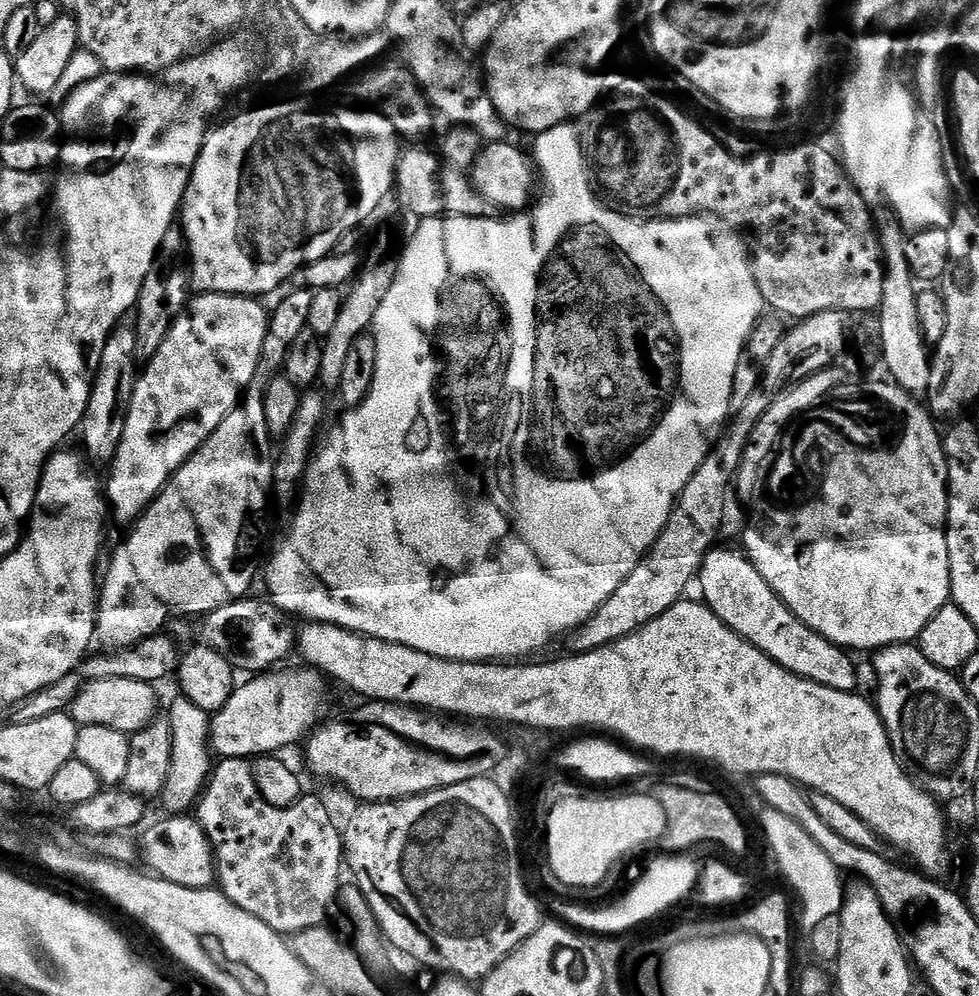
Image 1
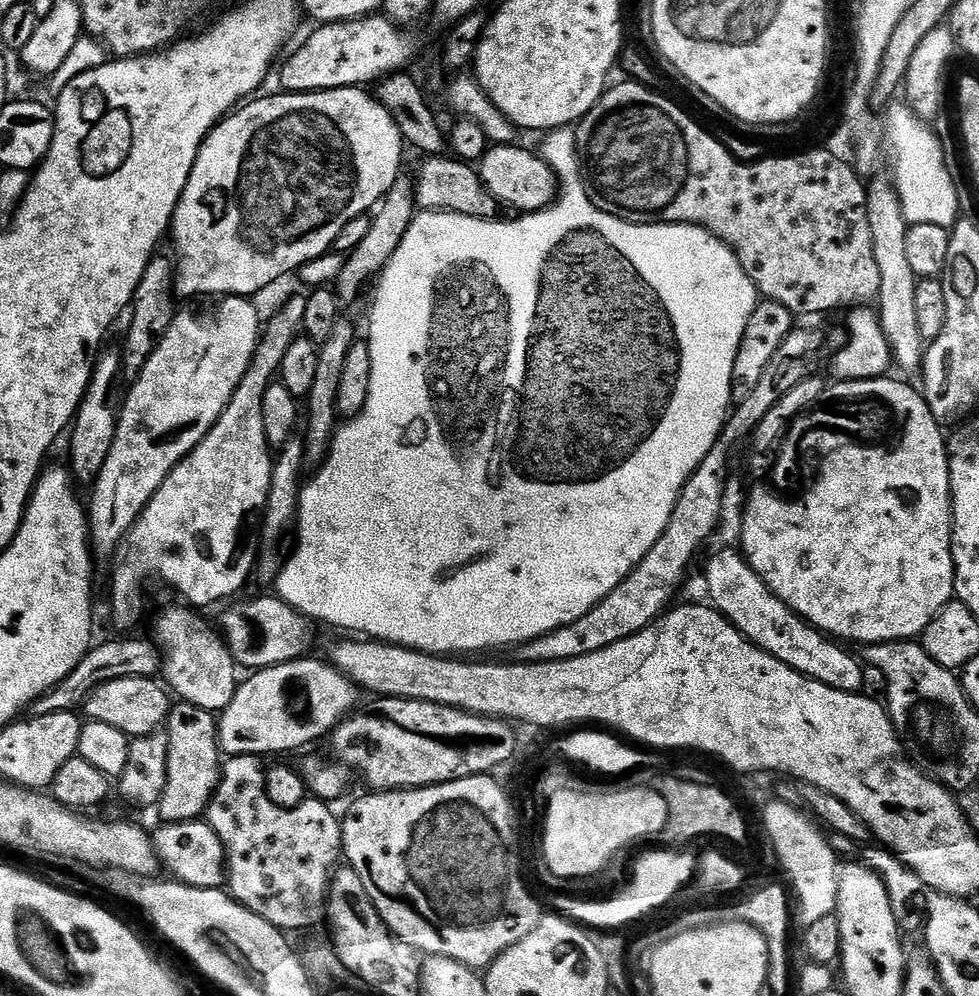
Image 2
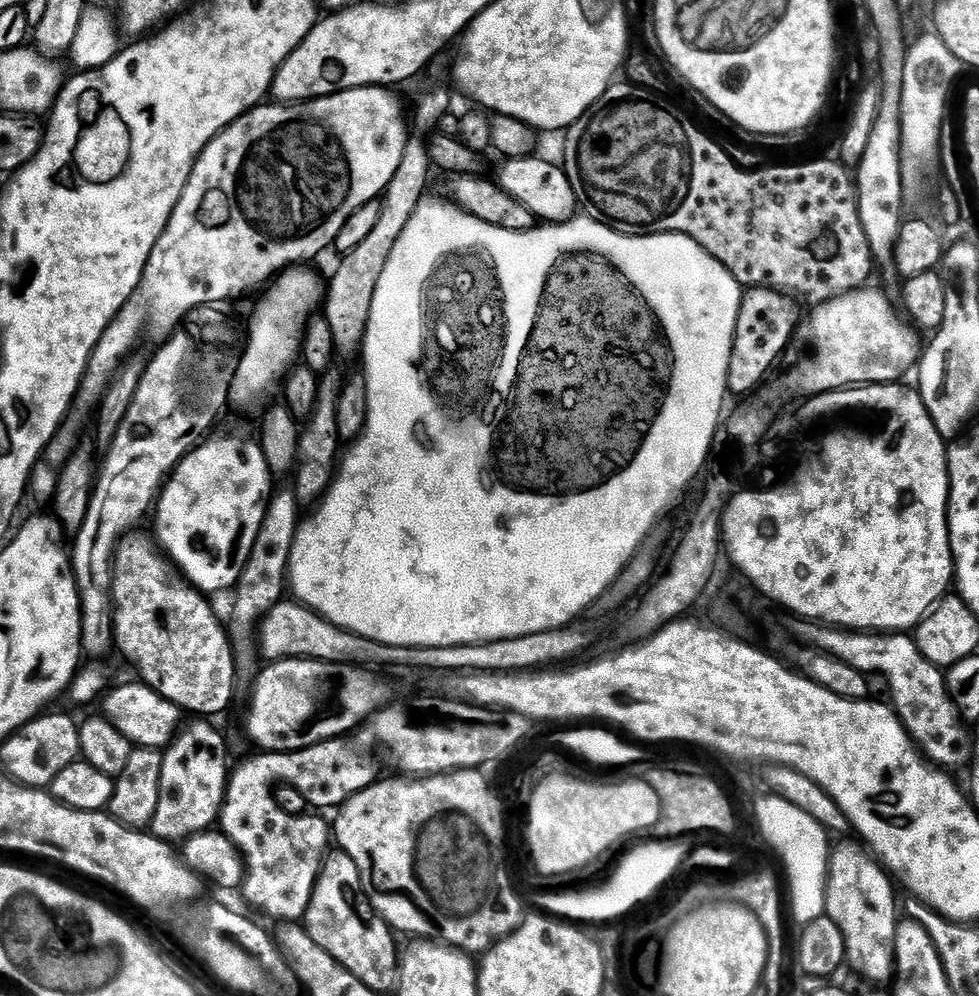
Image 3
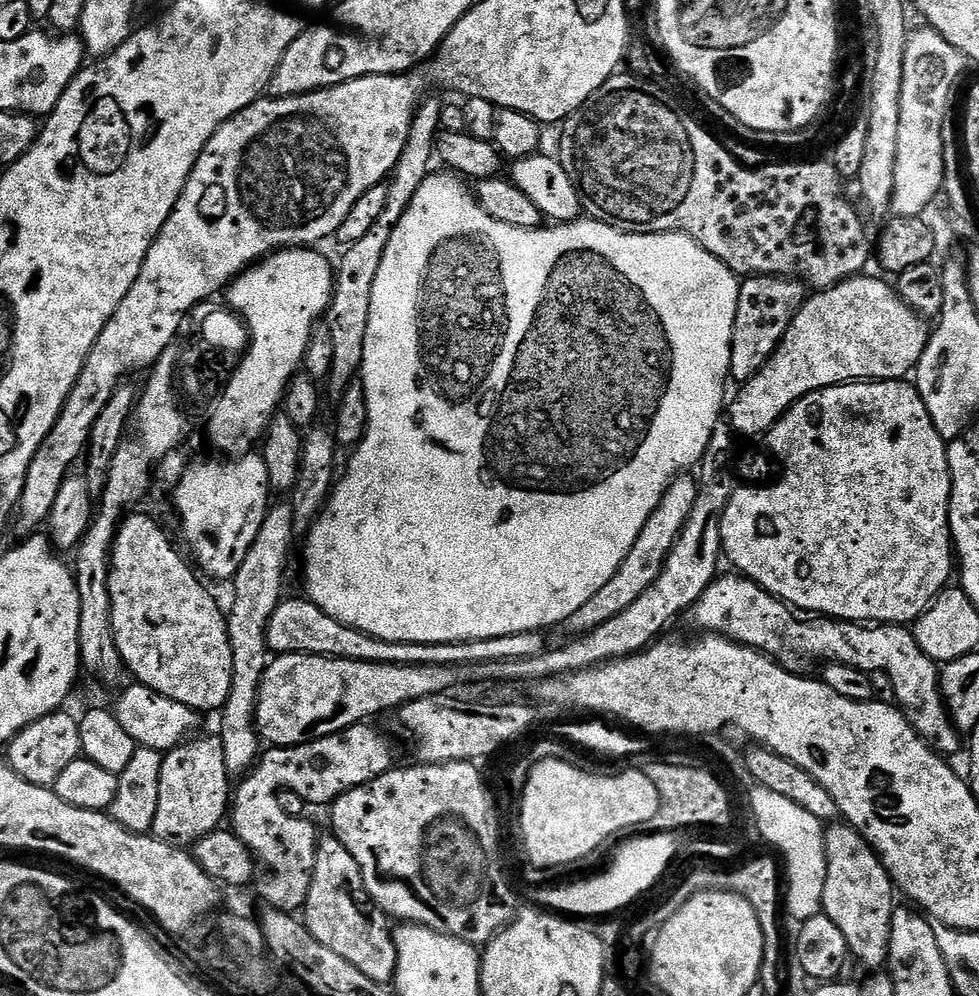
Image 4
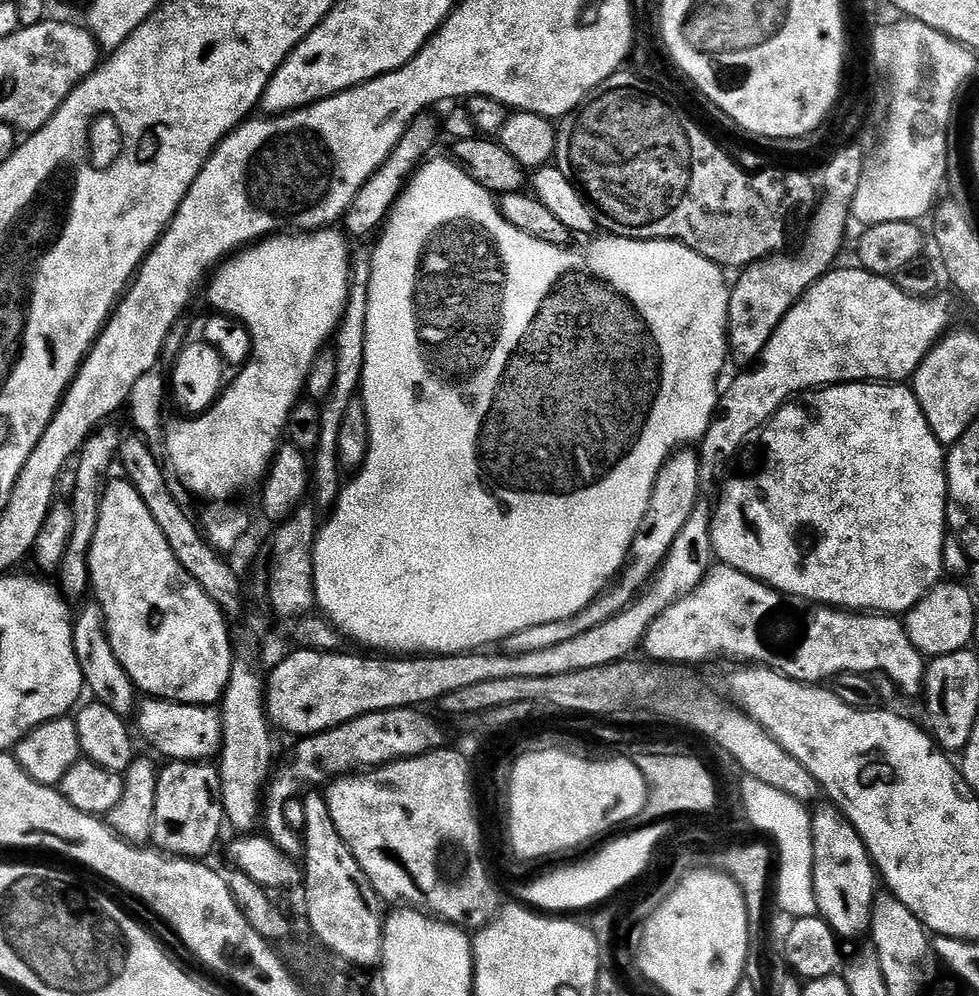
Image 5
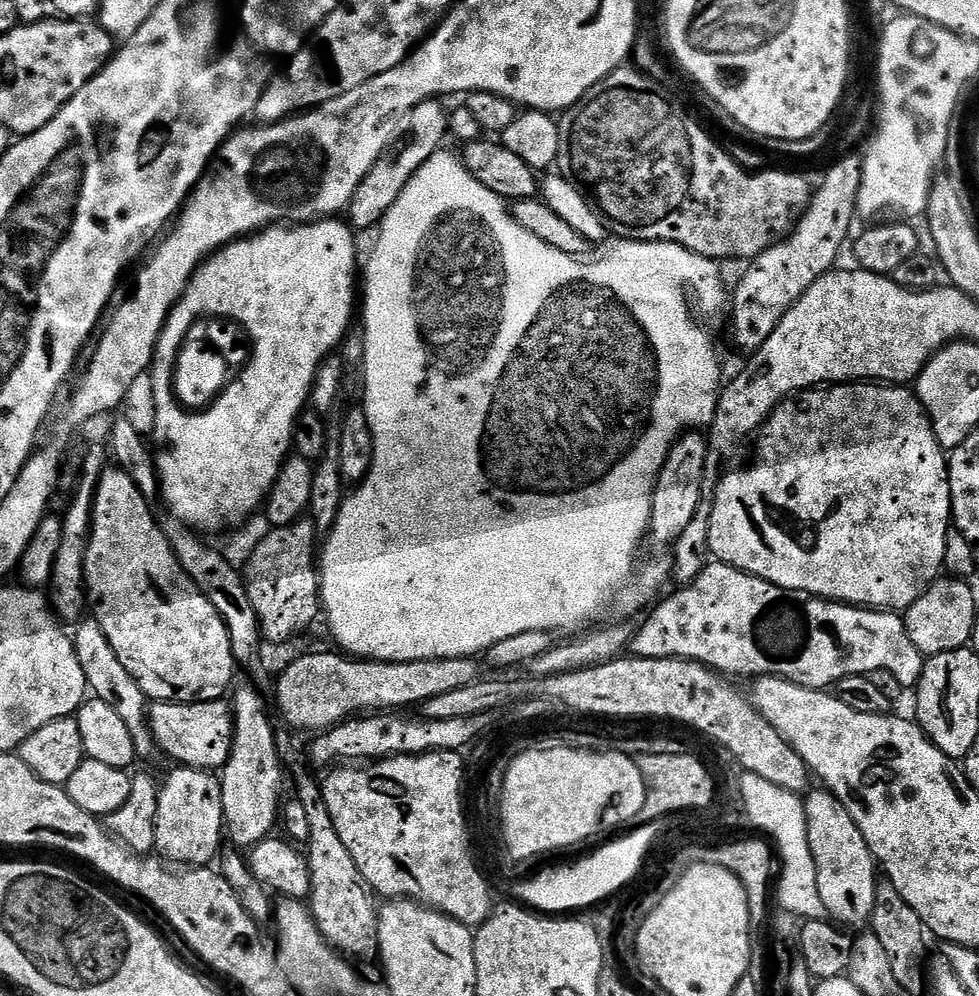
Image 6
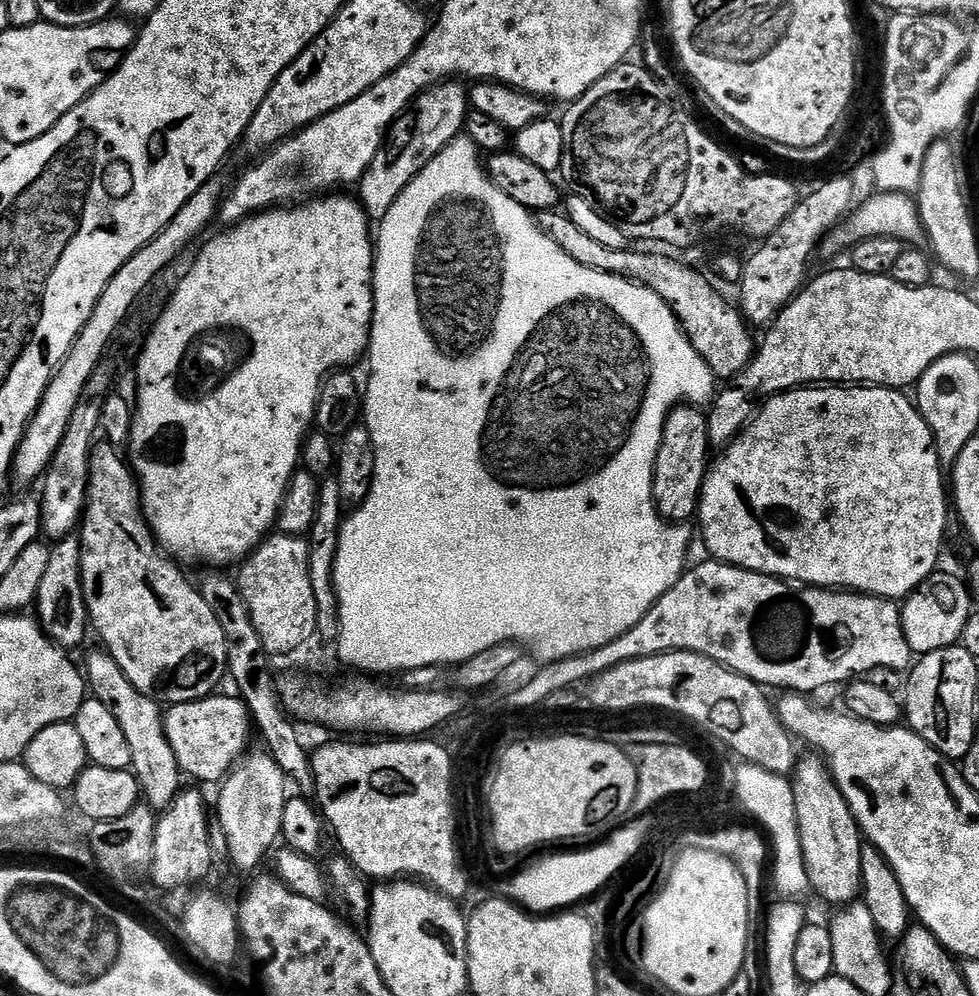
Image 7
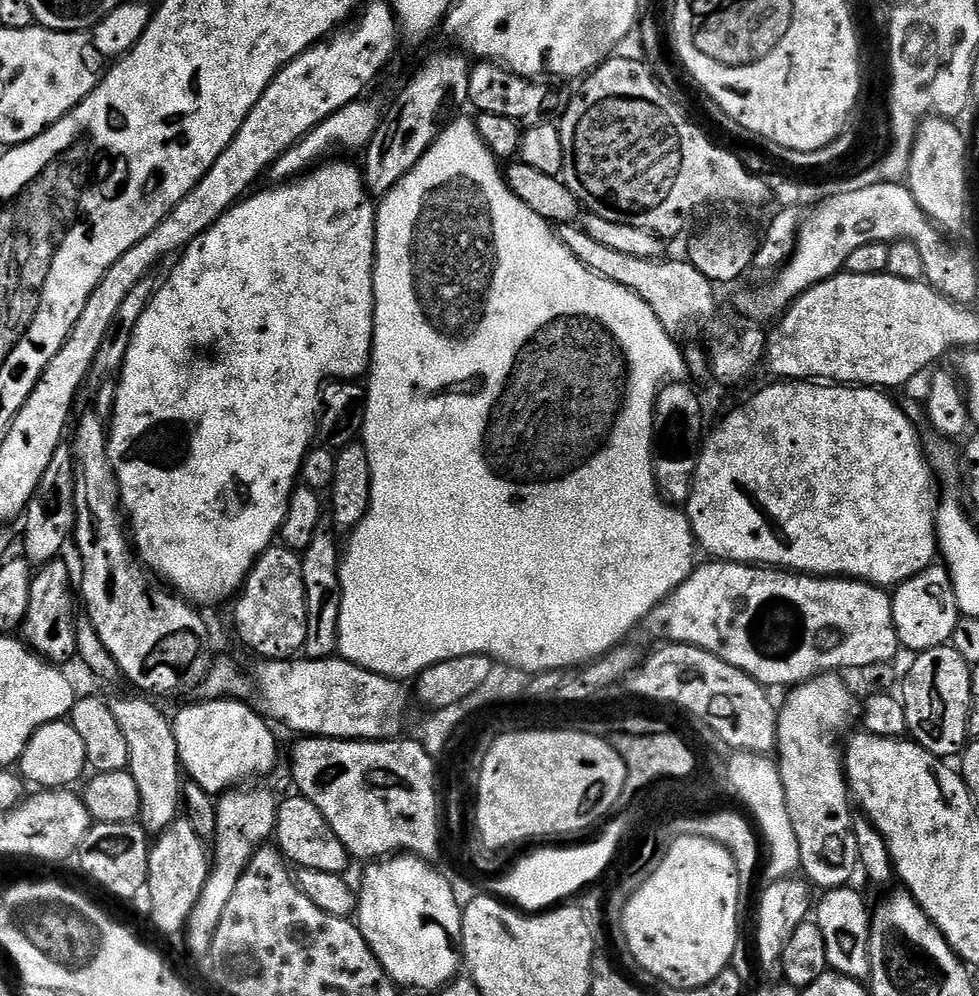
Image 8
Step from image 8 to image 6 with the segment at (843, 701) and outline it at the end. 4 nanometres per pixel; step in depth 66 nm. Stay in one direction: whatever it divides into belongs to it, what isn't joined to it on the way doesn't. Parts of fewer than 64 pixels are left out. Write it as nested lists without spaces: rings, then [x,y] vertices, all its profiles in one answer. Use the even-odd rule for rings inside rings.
[[[827,790],[809,791],[803,797],[806,826],[808,827],[808,846],[816,868],[818,894],[822,898],[825,913],[837,925],[864,924],[872,918],[874,894],[878,883],[878,865],[868,849],[862,830],[850,818],[846,806]]]

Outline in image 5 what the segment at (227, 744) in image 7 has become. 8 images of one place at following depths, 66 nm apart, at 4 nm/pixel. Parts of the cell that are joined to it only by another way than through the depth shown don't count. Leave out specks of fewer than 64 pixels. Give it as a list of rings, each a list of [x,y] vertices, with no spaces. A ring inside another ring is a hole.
[[[144,698],[139,701],[140,732],[161,752],[173,760],[207,761],[221,750],[223,728],[220,713],[215,707],[192,704],[177,704],[174,701]]]

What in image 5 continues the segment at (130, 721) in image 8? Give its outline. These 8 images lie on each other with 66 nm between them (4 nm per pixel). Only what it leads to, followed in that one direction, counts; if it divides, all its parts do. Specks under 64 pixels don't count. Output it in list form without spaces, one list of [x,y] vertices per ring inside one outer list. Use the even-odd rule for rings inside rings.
[[[89,602],[81,612],[77,611],[72,626],[74,638],[74,654],[78,658],[78,666],[84,675],[87,691],[93,692],[95,699],[102,704],[108,704],[119,716],[127,717],[128,711],[133,711],[138,700],[138,689],[129,678],[122,662],[114,654],[114,646],[110,646],[110,638],[104,621],[102,606]]]

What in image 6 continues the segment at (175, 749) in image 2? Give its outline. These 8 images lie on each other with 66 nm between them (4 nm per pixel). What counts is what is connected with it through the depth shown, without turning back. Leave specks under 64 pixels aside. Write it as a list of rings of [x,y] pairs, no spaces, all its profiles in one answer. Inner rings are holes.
[[[176,766],[173,769],[160,784],[158,814],[154,818],[155,851],[176,866],[211,865],[222,843],[220,831],[222,834],[226,828],[220,781],[211,771],[202,768]]]

